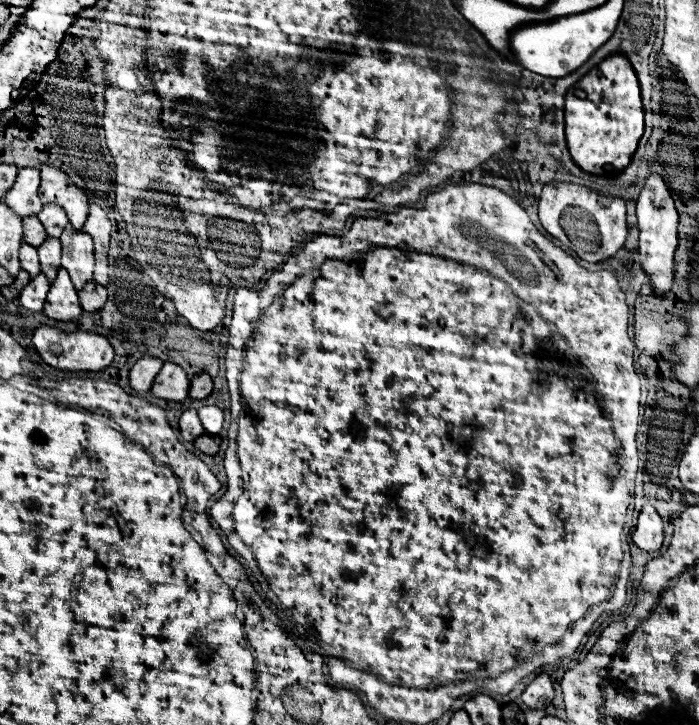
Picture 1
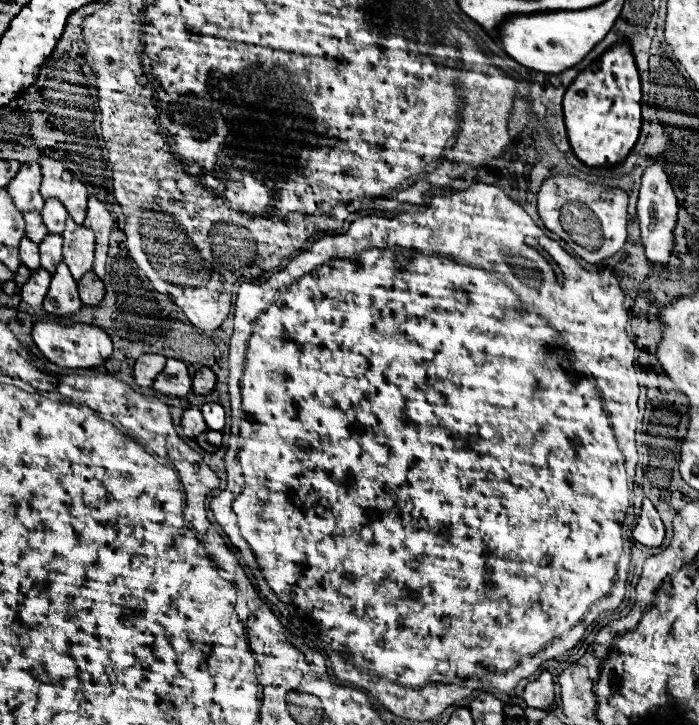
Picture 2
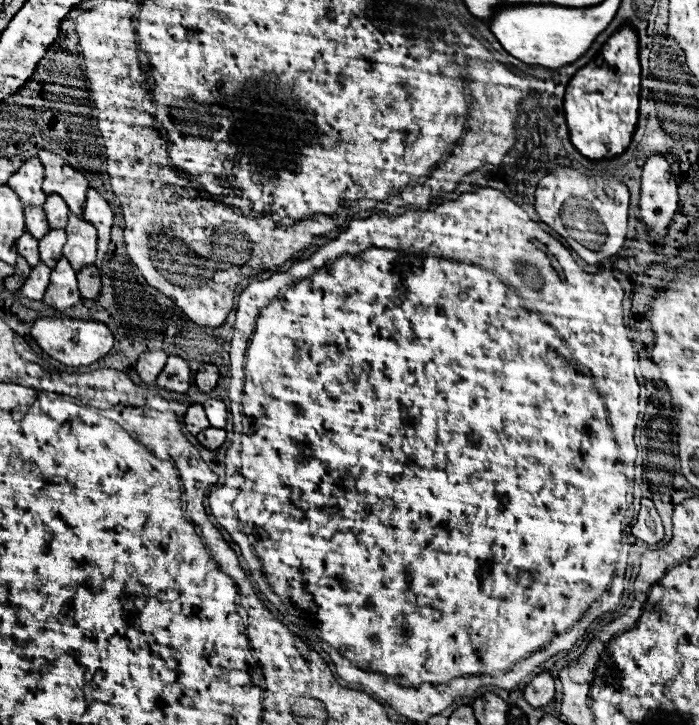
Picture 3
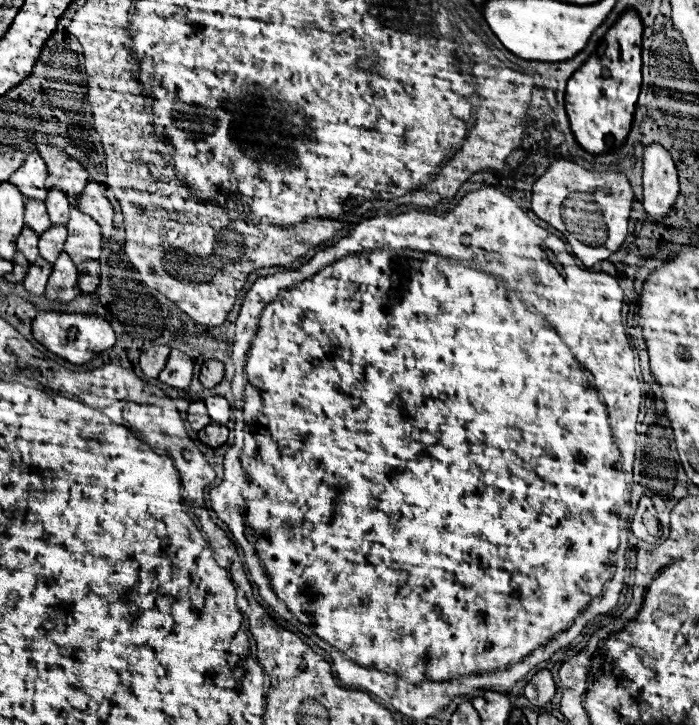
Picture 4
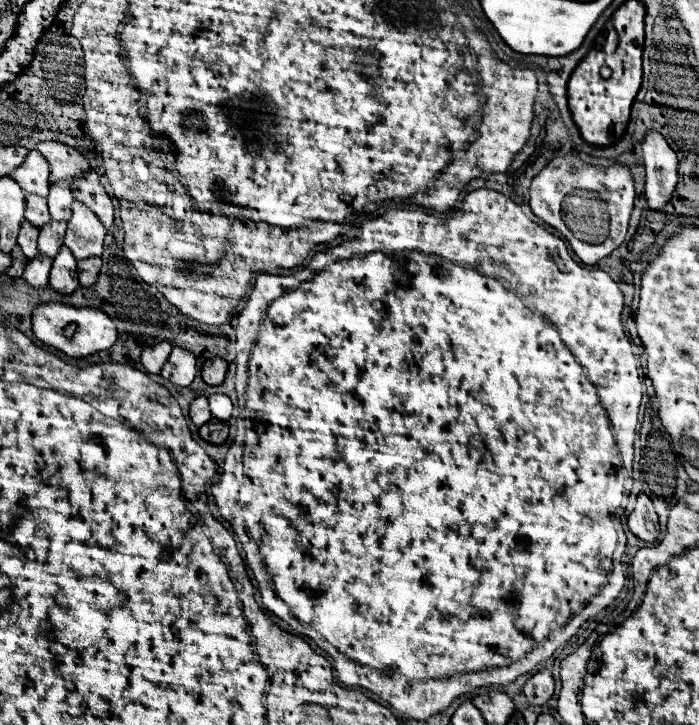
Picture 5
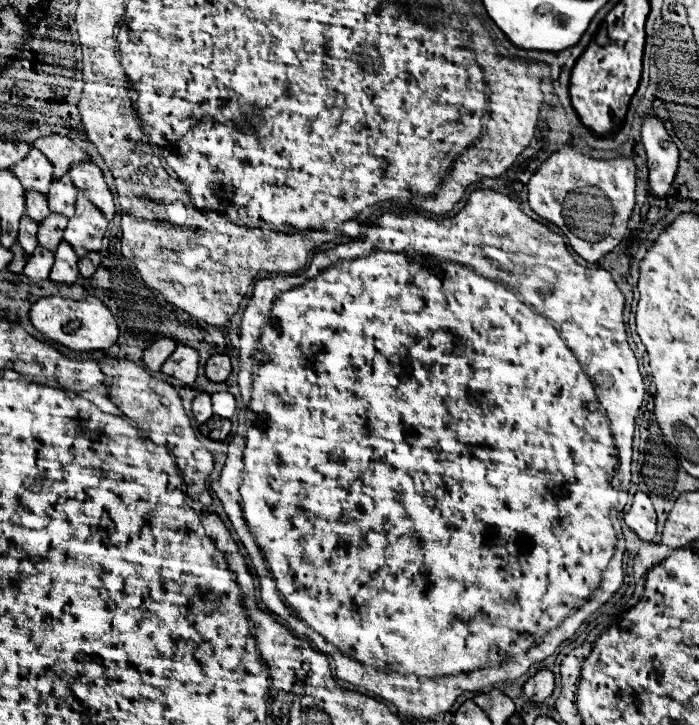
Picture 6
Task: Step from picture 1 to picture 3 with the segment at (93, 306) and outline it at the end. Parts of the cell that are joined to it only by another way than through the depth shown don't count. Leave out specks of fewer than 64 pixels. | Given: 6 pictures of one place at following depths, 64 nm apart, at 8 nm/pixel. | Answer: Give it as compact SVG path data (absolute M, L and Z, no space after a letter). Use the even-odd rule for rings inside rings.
M92 264L92 266L84 266L82 270L78 270L78 286L80 286L80 294L82 298L94 300L100 292L100 270Z

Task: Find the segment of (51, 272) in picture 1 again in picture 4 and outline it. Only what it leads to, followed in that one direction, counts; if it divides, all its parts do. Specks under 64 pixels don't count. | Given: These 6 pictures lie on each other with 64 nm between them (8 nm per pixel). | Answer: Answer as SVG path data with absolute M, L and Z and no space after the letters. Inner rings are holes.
M50 226L46 232L42 232L38 240L40 256L46 258L50 264L54 264L54 260L62 252L64 242L66 242L66 226Z

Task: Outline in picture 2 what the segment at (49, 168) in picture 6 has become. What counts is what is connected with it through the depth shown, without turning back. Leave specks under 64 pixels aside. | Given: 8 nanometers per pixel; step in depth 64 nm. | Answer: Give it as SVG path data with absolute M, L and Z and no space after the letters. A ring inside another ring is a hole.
M30 162L22 164L18 174L6 186L20 212L40 210L44 206L44 200L40 196L40 180L42 180L40 166L36 162Z

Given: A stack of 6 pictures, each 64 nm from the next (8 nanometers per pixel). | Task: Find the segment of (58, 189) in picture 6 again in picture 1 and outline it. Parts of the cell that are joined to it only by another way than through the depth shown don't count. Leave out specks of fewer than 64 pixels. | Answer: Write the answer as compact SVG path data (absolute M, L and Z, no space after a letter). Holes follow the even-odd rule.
M44 204L42 212L38 212L38 218L44 224L50 238L60 238L64 226L68 224L68 216L58 204Z

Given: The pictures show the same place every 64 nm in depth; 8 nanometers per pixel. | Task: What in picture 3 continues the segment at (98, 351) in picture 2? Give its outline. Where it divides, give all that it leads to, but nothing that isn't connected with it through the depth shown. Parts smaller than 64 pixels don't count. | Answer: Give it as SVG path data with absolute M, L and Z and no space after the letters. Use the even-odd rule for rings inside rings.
M38 318L32 326L32 338L38 346L66 366L88 366L106 356L114 344L114 336L104 322L78 318Z

